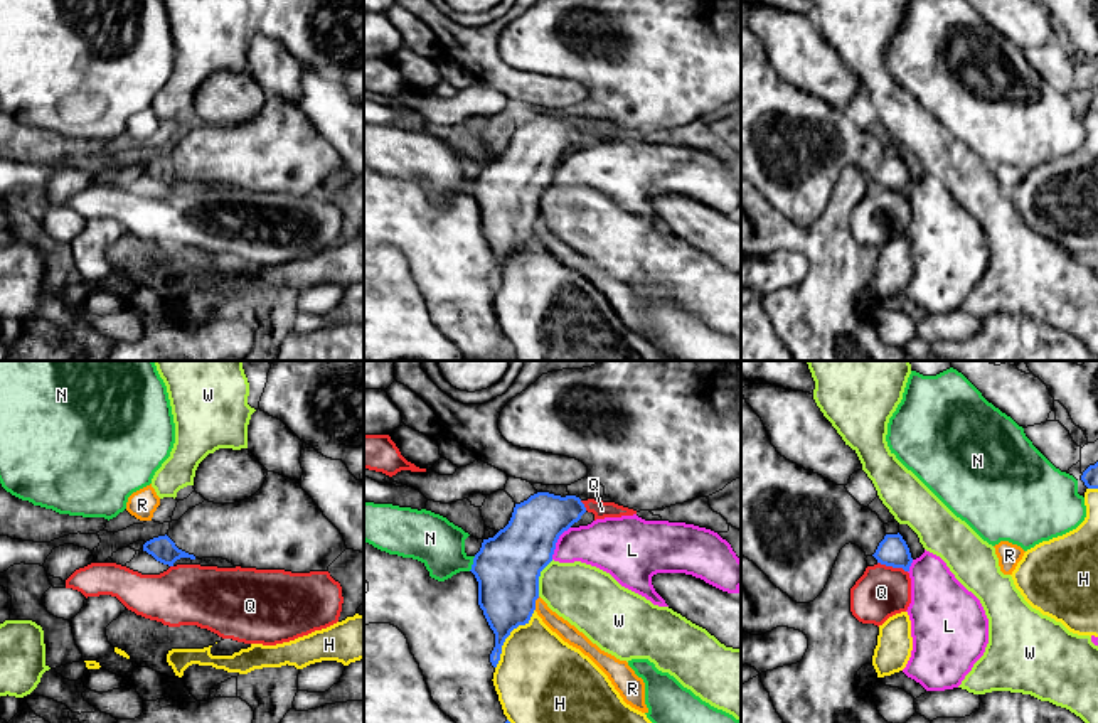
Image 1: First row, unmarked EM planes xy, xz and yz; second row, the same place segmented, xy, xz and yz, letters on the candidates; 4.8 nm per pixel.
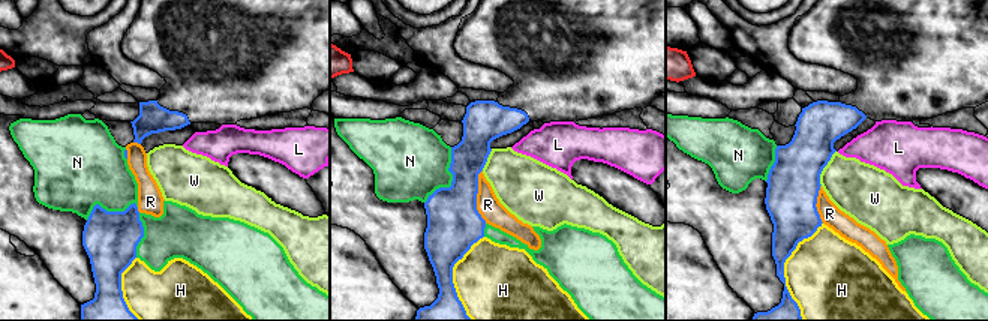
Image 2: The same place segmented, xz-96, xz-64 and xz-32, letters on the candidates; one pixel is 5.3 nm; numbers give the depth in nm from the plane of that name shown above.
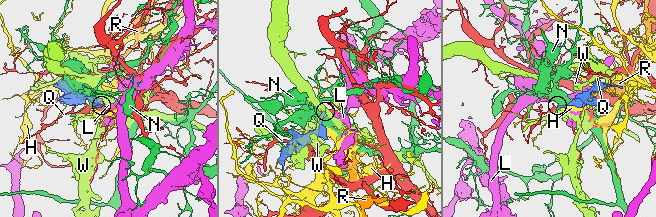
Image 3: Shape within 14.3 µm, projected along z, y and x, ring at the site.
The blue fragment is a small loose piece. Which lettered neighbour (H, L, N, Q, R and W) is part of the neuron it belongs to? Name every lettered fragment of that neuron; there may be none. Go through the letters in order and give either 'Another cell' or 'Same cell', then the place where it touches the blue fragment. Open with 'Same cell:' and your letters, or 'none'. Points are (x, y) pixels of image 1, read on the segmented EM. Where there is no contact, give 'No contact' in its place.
Same cell: none
H: Another cell. Touches blue at xz (509, 634)
L: Another cell. Touches blue at xz (556, 541)
N: Another cell. Touches blue at xz (474, 563)
Q: Another cell. Touches blue at yz (893, 567)
R: Another cell. Touches blue at xz (534, 604)
W: Another cell. Touches blue at xz (538, 578)

